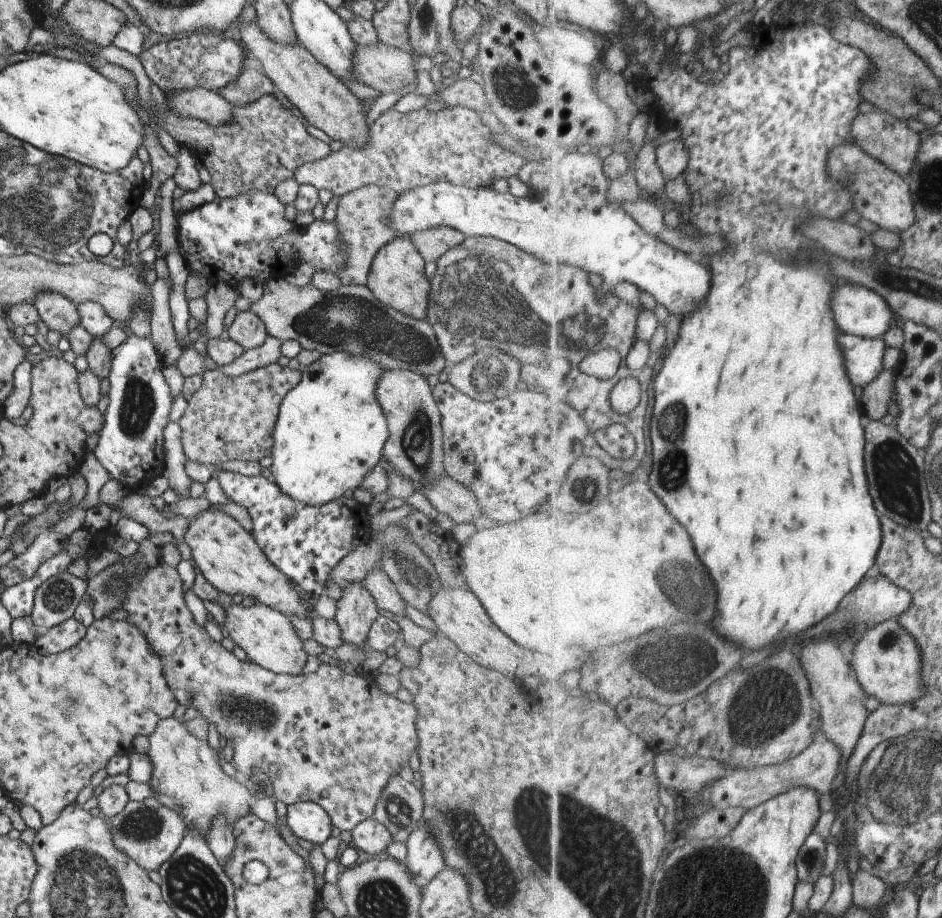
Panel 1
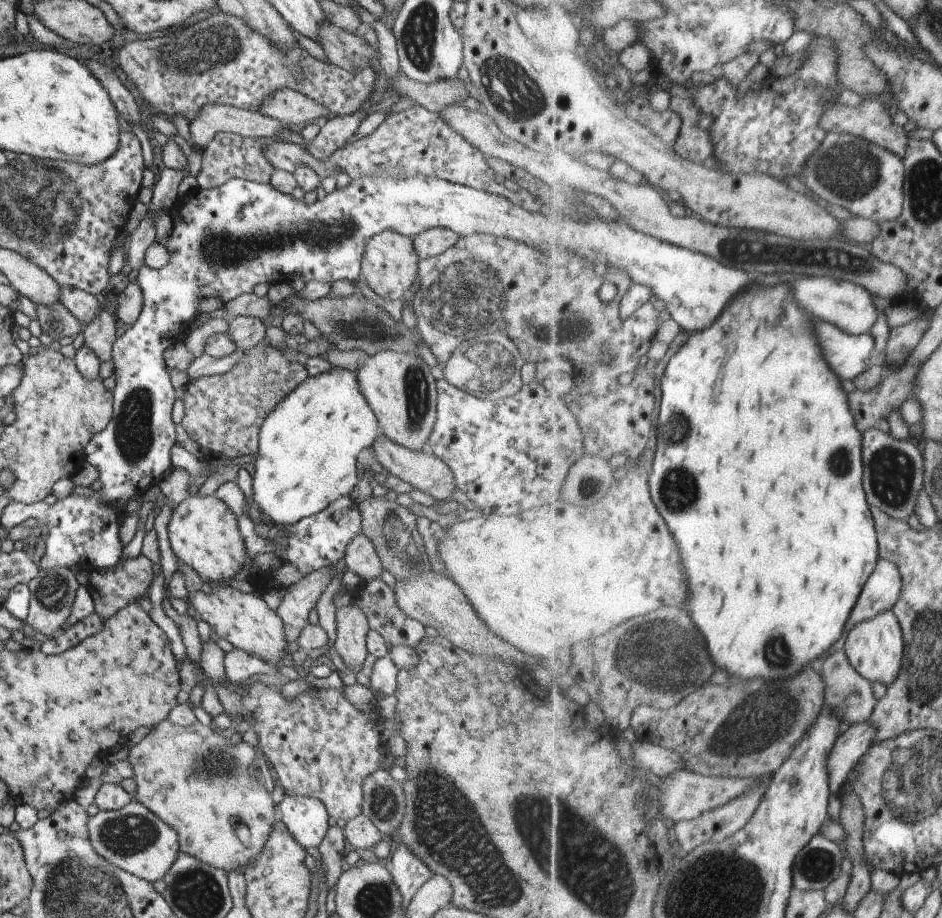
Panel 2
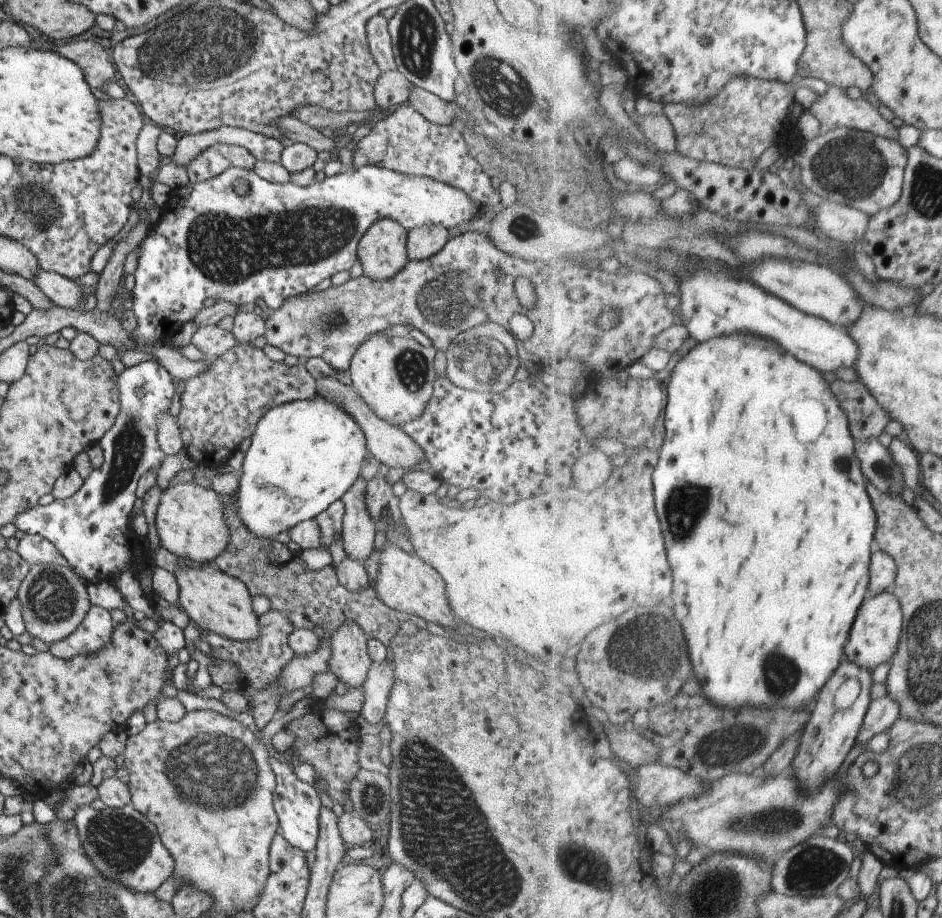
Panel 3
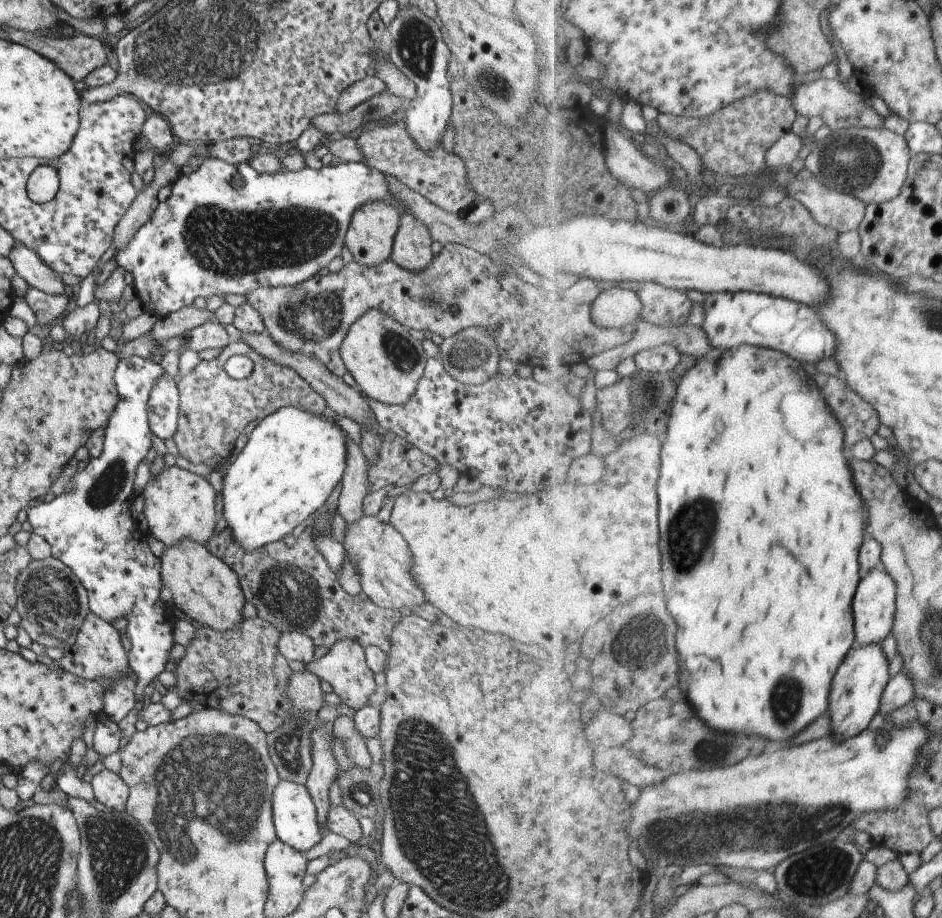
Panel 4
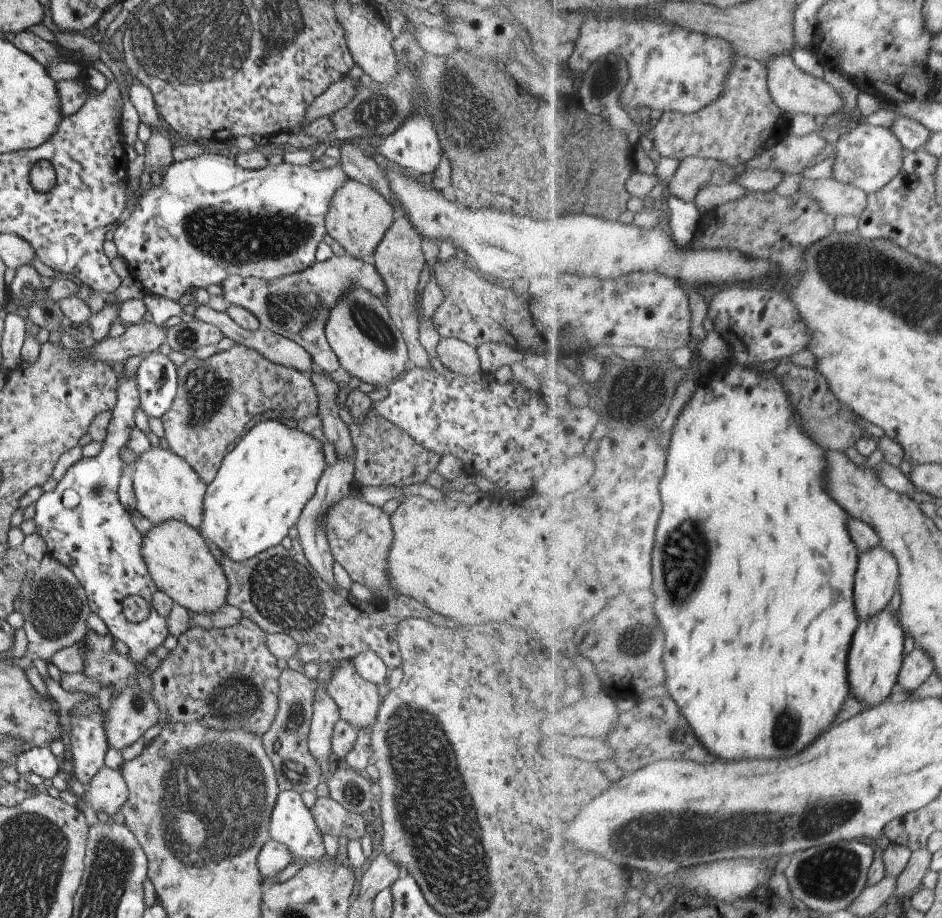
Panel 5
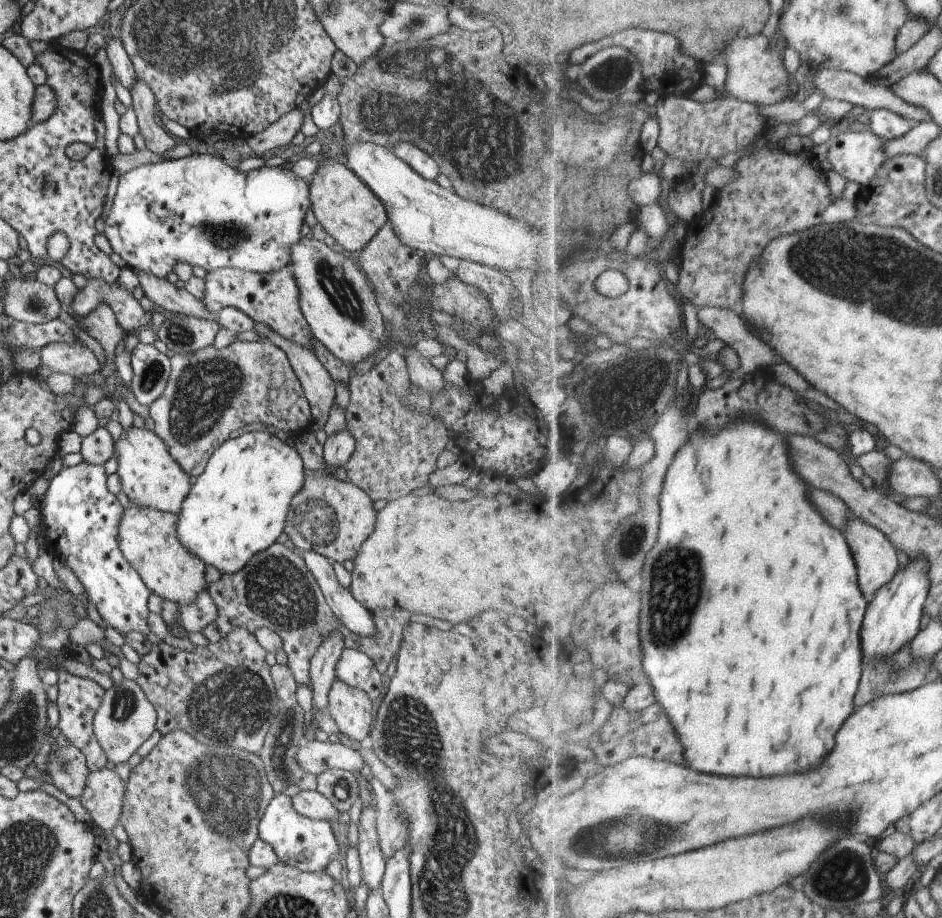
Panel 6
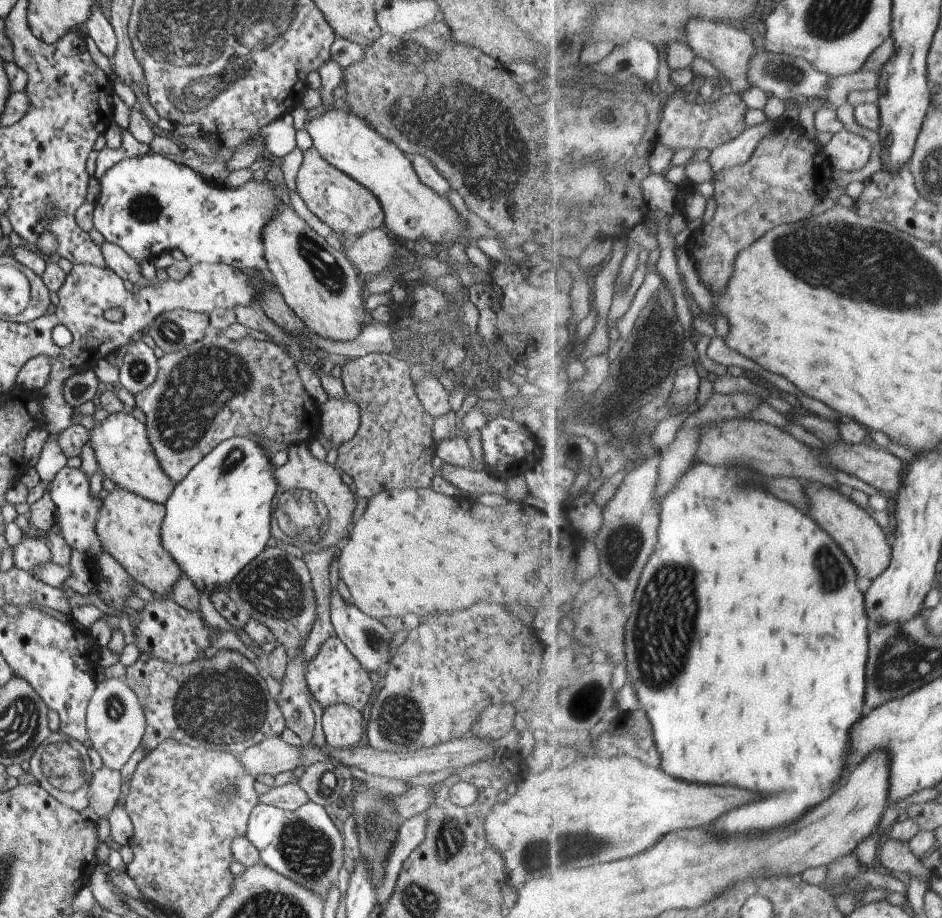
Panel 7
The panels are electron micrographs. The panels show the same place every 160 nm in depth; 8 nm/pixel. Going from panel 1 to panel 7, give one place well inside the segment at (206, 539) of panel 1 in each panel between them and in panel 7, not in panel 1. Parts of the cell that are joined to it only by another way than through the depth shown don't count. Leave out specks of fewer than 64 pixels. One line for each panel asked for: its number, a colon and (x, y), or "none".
2: (202, 532)
3: (189, 521)
4: (178, 504)
5: (165, 488)
6: (150, 479)
7: (123, 454)

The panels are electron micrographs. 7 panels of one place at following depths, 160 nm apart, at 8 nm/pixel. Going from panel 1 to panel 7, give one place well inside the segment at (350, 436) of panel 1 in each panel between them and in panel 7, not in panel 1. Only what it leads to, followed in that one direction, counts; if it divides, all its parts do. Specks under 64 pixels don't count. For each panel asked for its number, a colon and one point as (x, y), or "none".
2: (308, 446)
3: (303, 455)
4: (288, 465)
5: (262, 484)
6: (236, 508)
7: (216, 520)

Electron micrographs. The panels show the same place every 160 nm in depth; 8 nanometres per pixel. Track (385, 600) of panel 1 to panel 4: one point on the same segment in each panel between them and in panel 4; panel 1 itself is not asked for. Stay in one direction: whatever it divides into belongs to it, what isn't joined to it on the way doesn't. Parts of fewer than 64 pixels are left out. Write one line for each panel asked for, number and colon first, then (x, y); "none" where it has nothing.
2: (360, 557)
3: (357, 533)
4: (354, 487)

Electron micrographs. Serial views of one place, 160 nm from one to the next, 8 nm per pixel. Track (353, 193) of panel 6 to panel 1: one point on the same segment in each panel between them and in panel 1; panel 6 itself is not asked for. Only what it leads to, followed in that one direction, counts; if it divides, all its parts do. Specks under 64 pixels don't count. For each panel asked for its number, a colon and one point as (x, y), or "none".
1: (395, 277)
2: (388, 266)
3: (381, 251)
4: (369, 237)
5: (357, 217)

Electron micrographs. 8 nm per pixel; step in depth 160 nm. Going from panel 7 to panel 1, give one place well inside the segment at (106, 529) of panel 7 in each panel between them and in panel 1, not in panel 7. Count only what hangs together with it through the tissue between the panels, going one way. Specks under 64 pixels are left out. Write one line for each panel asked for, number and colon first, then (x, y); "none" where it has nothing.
1: (267, 637)
2: (244, 620)
3: (217, 603)
4: (205, 589)
5: (179, 564)
6: (147, 539)

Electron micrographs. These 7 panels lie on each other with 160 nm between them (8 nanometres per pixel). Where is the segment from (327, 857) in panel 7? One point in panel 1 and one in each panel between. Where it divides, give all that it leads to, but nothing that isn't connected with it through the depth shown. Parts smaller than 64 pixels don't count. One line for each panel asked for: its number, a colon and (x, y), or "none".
1: (307, 820)
2: (305, 818)
3: (296, 805)
4: (293, 813)
5: (291, 824)
6: (307, 844)

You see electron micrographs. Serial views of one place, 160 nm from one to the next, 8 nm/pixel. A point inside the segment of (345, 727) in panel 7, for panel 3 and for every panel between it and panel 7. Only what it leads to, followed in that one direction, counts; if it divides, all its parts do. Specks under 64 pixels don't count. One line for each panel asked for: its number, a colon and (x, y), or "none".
3: (349, 661)
4: (343, 667)
5: (357, 701)
6: (349, 707)

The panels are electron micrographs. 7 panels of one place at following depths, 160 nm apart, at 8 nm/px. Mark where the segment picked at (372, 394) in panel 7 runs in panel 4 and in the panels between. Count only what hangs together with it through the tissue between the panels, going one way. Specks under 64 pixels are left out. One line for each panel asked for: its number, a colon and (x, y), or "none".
4: (399, 463)
5: (384, 455)
6: (395, 449)

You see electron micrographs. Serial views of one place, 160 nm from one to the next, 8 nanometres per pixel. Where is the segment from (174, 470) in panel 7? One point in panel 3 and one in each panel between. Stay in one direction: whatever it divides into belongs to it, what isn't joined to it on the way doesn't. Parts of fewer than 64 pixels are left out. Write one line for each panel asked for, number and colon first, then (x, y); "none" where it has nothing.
3: (219, 407)
4: (213, 409)
5: (215, 398)
6: (210, 393)

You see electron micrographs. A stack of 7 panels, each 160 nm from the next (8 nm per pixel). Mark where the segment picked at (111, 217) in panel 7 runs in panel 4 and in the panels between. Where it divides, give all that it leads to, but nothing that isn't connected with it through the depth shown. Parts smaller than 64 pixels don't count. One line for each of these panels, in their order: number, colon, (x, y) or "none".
4: (278, 230)
5: (208, 218)
6: (199, 210)

